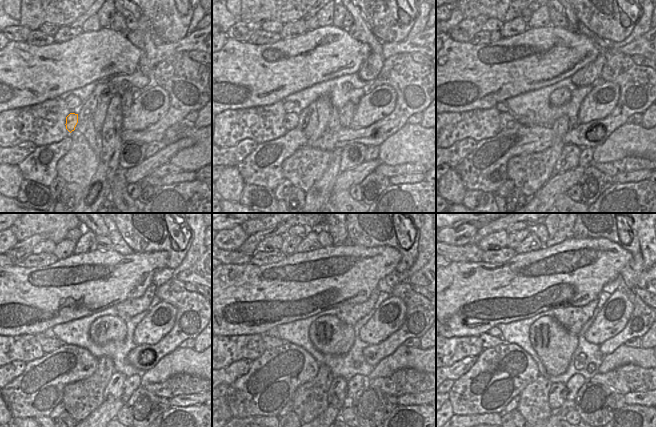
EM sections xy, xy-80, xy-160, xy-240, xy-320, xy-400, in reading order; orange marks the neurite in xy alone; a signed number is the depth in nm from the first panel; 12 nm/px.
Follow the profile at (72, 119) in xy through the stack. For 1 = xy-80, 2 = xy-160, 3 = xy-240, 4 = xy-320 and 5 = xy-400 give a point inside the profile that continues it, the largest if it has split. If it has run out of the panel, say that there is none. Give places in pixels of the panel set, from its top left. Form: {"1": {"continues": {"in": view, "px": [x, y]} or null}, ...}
{"1": {"continues": {"in": "xy-80", "px": [290, 122]}}, "2": {"continues": {"in": "xy-160", "px": [506, 120]}}, "3": {"continues": {"in": "xy-240", "px": [48, 345]}}, "4": {"continues": {"in": "xy-320", "px": [268, 342]}}, "5": {"continues": {"in": "xy-400", "px": [487, 341]}}}

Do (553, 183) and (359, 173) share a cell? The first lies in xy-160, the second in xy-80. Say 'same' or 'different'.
same

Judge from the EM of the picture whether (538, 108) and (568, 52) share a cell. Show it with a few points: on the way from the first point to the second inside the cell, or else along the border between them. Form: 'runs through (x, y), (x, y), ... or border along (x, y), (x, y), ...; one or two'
border along (569, 76), (553, 84), (528, 91); two

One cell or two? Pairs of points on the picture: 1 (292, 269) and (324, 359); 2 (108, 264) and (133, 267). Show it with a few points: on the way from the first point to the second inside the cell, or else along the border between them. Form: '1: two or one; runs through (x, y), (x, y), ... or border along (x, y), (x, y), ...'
1: two; border along (331, 308), (303, 319), (296, 319), (286, 323)
2: one; runs through (114, 267), (127, 267)

